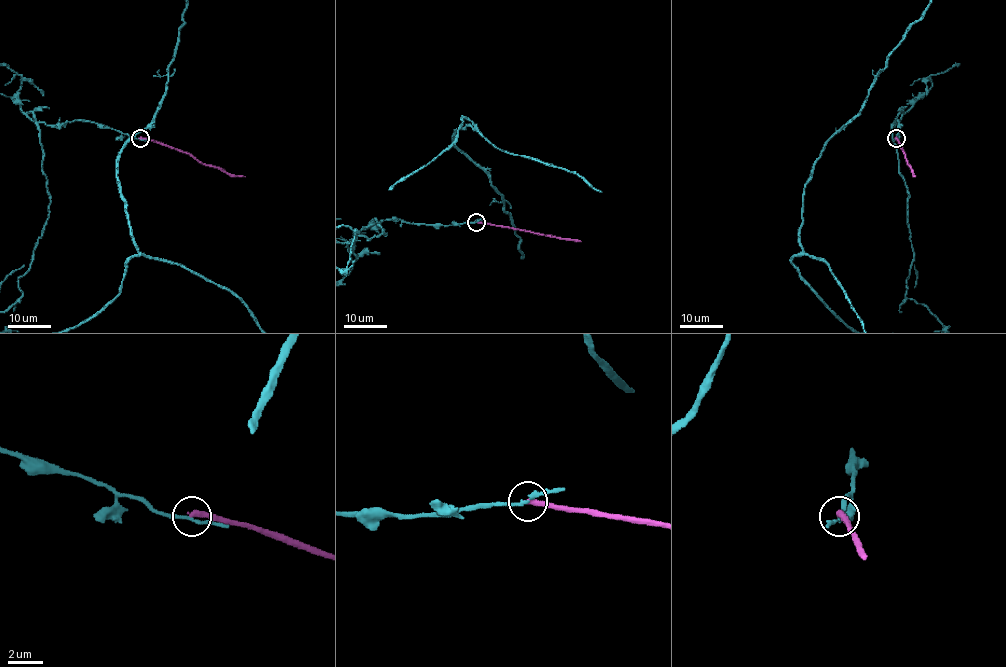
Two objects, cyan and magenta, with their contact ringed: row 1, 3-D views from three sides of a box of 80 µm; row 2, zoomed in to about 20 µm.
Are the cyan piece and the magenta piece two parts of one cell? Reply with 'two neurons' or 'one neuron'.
two neurons

